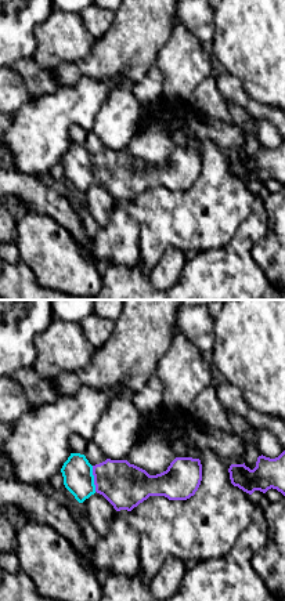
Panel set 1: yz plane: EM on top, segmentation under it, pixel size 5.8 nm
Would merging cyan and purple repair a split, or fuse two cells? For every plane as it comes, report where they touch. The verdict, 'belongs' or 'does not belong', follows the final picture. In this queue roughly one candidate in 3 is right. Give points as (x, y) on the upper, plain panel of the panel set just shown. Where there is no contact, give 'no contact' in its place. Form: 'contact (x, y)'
contact (93, 169)

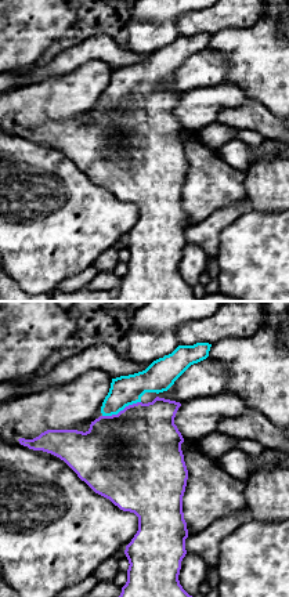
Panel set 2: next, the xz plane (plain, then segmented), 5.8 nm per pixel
contact (120, 100)

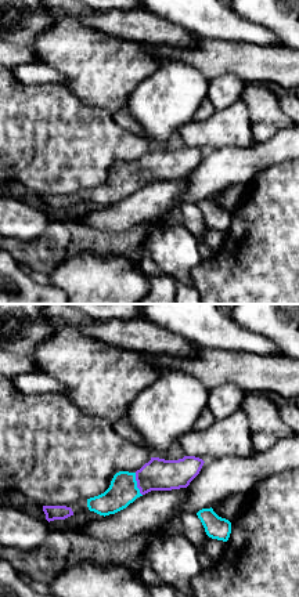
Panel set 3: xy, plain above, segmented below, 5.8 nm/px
contact (136, 174)

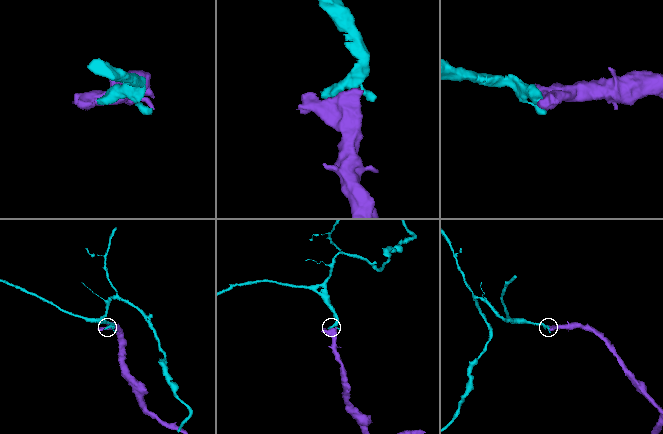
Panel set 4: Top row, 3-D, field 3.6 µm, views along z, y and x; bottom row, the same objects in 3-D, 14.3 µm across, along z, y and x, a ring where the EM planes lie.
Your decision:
belongs

